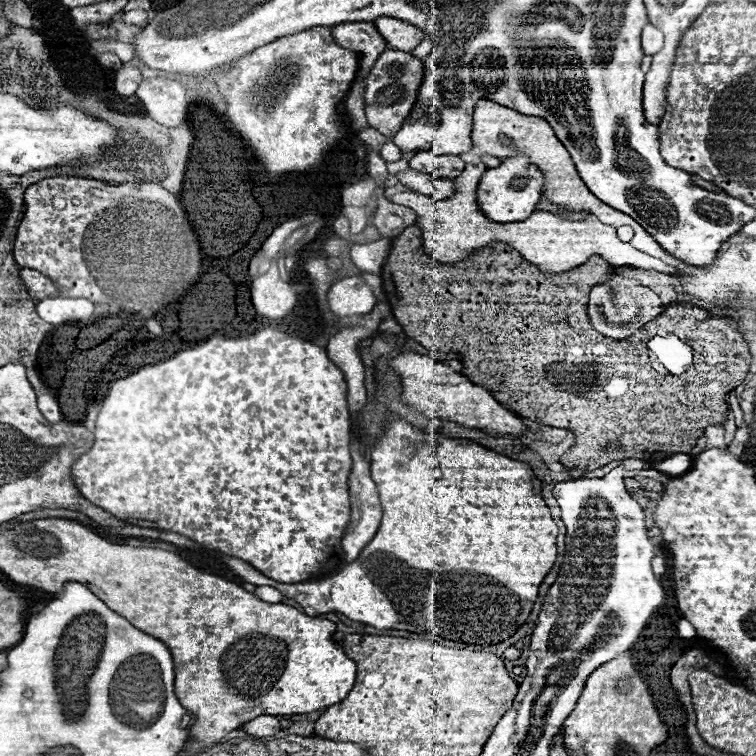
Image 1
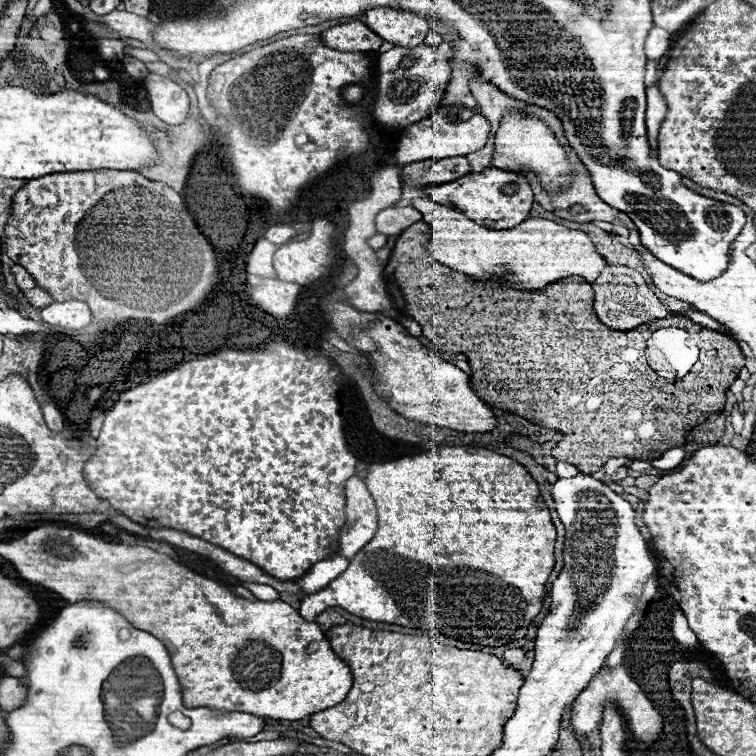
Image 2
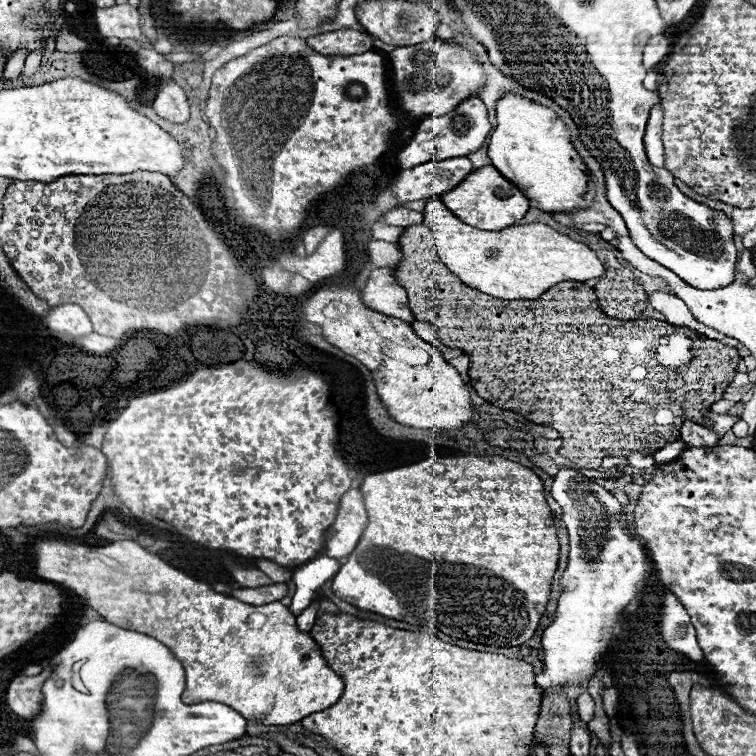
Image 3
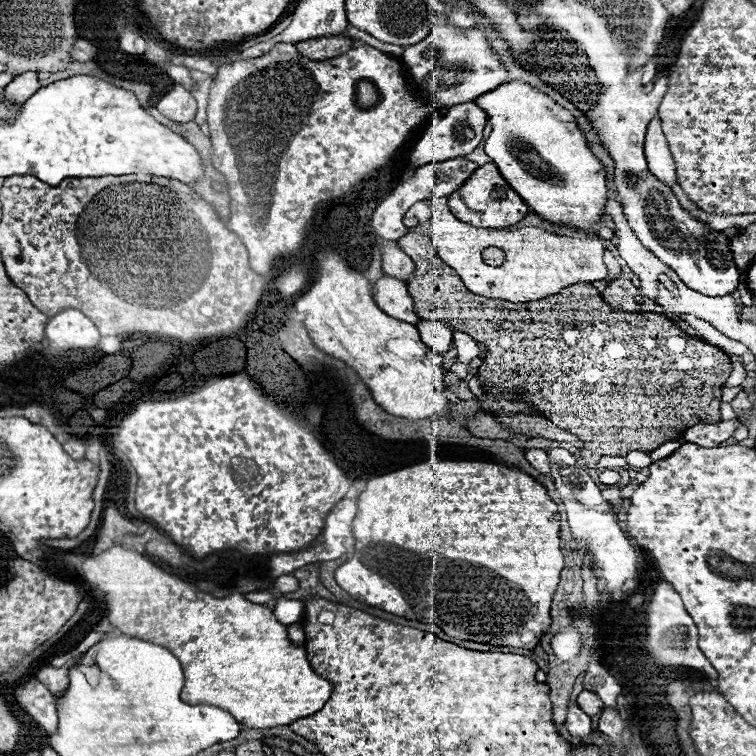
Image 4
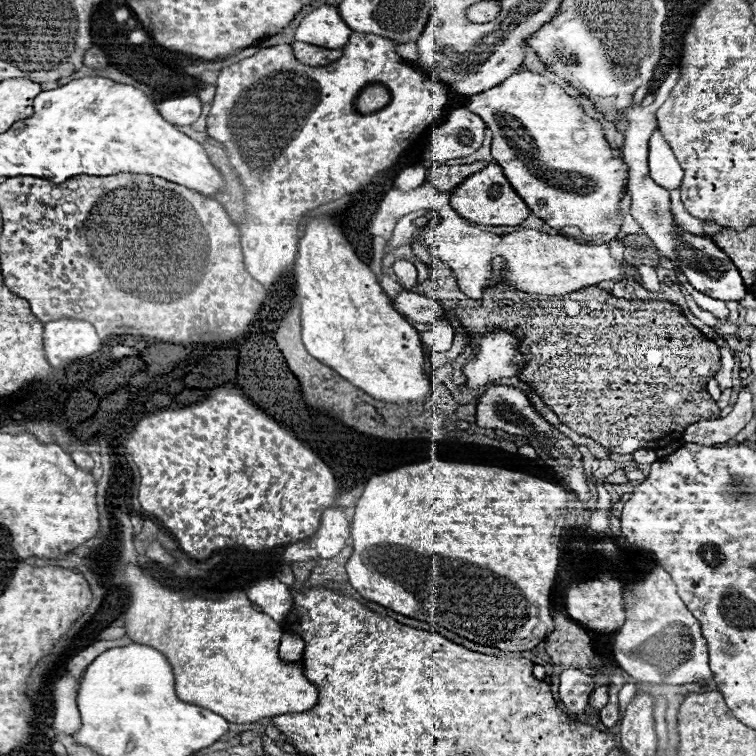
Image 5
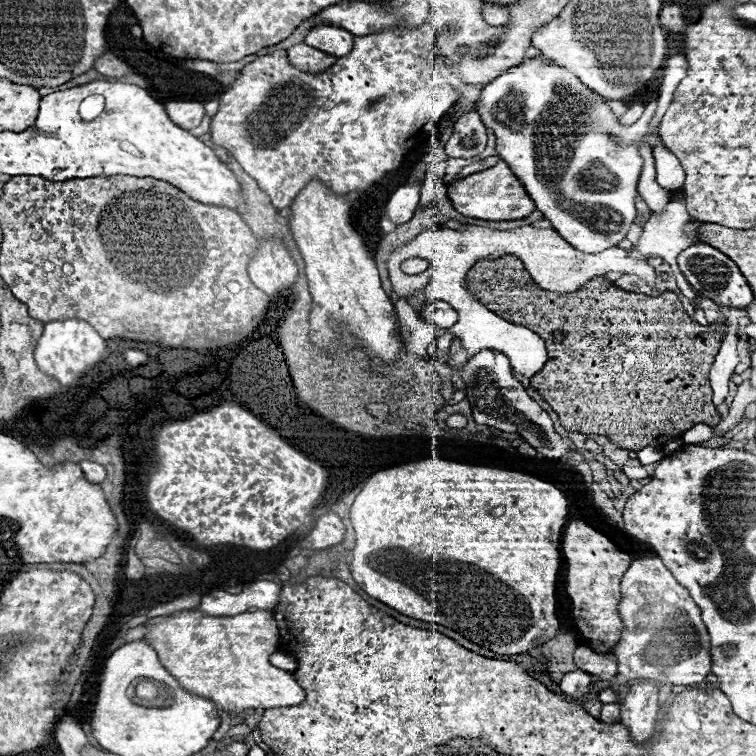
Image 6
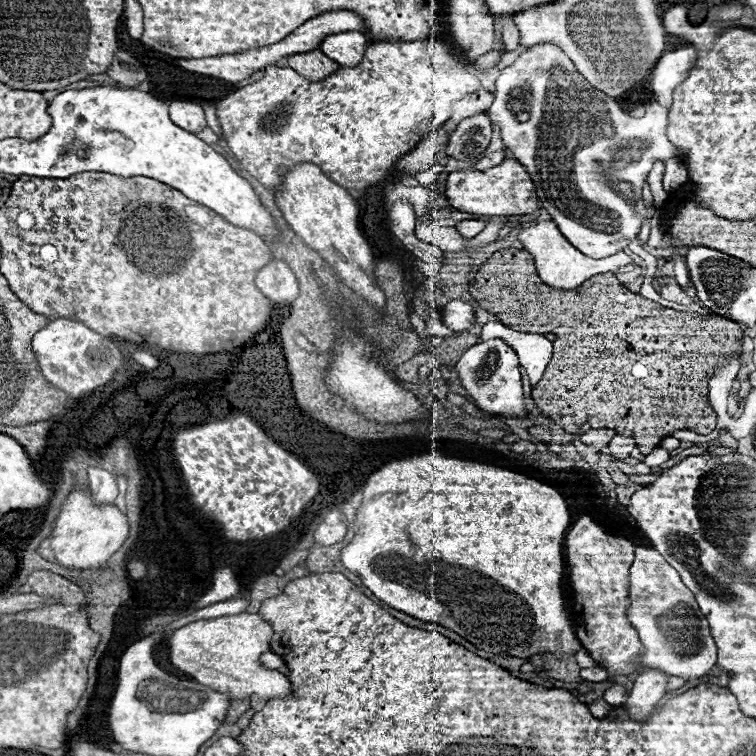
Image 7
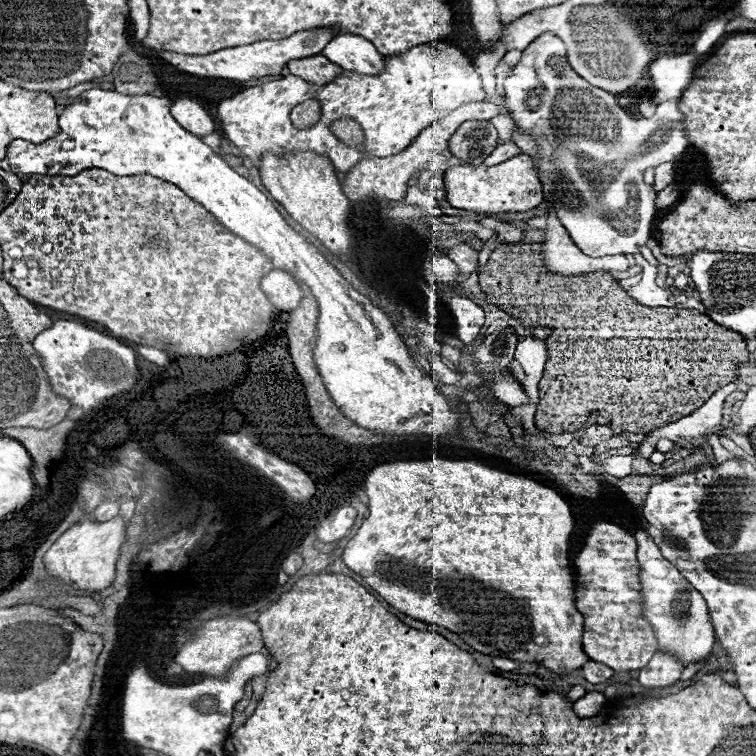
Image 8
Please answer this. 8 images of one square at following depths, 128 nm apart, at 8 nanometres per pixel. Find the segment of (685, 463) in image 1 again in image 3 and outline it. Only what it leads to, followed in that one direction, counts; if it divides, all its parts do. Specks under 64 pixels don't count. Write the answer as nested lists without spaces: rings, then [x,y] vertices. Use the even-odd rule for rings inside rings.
[[[676,440],[676,442],[664,446],[662,450],[658,450],[658,452],[654,454],[656,464],[660,464],[660,462],[672,462],[672,458],[678,458],[678,456],[680,456],[680,450],[684,450],[684,446],[686,446],[686,444],[684,444],[682,440]]]

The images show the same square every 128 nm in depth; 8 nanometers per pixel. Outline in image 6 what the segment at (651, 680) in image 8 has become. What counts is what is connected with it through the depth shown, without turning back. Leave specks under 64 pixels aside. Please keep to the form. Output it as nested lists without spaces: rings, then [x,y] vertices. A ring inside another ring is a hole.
[[[638,682],[620,704],[622,724],[630,730],[632,742],[642,744],[656,732],[658,718],[658,686],[652,682]]]

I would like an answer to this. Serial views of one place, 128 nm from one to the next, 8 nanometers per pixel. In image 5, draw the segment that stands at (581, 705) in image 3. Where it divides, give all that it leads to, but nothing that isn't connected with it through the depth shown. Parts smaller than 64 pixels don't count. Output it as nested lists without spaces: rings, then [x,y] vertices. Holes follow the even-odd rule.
[[[598,686],[588,698],[588,706],[596,712],[602,710],[606,706],[606,702],[608,702],[608,686]]]

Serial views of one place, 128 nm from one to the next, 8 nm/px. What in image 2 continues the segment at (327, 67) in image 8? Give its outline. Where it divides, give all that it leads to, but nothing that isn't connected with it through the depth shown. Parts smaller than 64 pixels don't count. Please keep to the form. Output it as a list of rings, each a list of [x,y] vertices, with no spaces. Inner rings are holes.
[[[354,20],[324,30],[322,42],[340,52],[376,52],[384,40],[380,40],[366,24]]]

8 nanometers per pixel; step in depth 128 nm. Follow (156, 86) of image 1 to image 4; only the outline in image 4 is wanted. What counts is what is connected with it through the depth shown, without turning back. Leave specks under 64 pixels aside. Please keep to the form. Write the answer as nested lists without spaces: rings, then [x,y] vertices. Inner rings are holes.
[[[174,84],[170,92],[166,92],[156,108],[170,120],[174,122],[190,122],[196,114],[196,100],[192,98],[192,94],[182,86],[182,84]]]

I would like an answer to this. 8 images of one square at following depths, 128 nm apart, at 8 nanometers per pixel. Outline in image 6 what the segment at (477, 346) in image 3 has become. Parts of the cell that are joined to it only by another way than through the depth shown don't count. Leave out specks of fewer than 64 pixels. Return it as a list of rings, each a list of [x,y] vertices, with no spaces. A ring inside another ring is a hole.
[[[500,256],[500,258],[494,258],[494,260],[480,260],[478,264],[472,266],[472,272],[470,272],[470,286],[472,286],[472,292],[492,310],[496,312],[500,318],[512,322],[512,324],[518,324],[518,326],[526,326],[530,330],[534,330],[536,334],[540,334],[540,338],[544,338],[546,342],[546,350],[548,350],[548,360],[546,364],[542,366],[540,372],[536,372],[532,378],[530,378],[530,386],[538,390],[538,394],[558,412],[560,416],[560,422],[566,430],[570,432],[582,432],[582,434],[600,434],[600,436],[606,436],[610,438],[612,444],[616,444],[618,448],[624,448],[624,450],[642,450],[644,446],[654,446],[654,448],[664,448],[666,442],[670,438],[682,438],[684,430],[690,430],[694,424],[698,422],[708,422],[710,426],[716,426],[720,422],[720,414],[716,412],[716,406],[712,404],[712,388],[710,388],[710,382],[708,382],[708,372],[714,364],[714,358],[720,350],[720,344],[724,340],[724,328],[720,328],[718,324],[714,326],[700,326],[696,320],[692,320],[678,296],[674,292],[664,292],[656,298],[652,296],[644,296],[644,294],[634,294],[634,292],[626,292],[626,290],[620,290],[616,288],[614,284],[610,284],[604,276],[598,276],[594,280],[590,280],[588,284],[584,284],[580,290],[572,292],[572,294],[554,294],[554,292],[548,292],[548,290],[542,290],[538,288],[530,274],[524,270],[522,262],[514,256]],[[554,332],[564,332],[564,340],[558,344],[554,342]]]

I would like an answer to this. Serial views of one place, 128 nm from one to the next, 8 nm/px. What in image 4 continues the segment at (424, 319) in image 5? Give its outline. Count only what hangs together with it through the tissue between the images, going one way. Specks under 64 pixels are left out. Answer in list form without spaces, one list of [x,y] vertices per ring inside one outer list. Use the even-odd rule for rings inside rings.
[[[382,274],[374,282],[374,302],[382,308],[388,316],[416,324],[420,318],[414,312],[414,302],[406,290],[406,284],[394,276]]]

